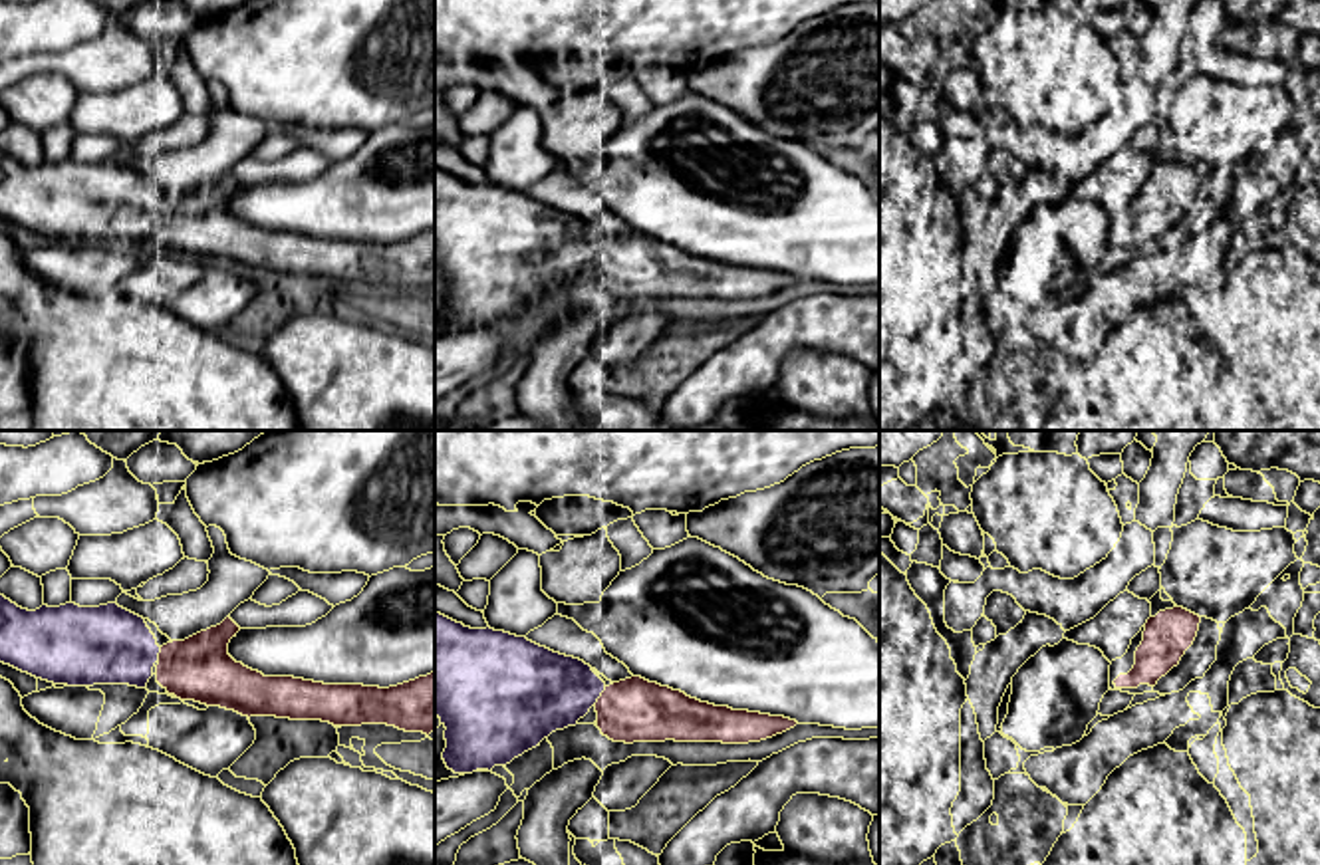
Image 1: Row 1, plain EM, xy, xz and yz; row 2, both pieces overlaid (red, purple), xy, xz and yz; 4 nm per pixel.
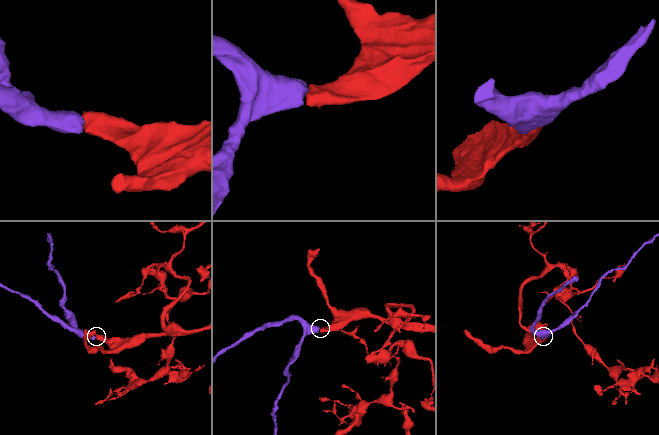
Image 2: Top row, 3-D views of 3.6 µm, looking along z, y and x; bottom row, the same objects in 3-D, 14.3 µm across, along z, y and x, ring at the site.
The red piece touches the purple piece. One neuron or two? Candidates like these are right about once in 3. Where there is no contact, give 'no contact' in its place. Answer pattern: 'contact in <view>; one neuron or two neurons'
contact in xz; one neuron

